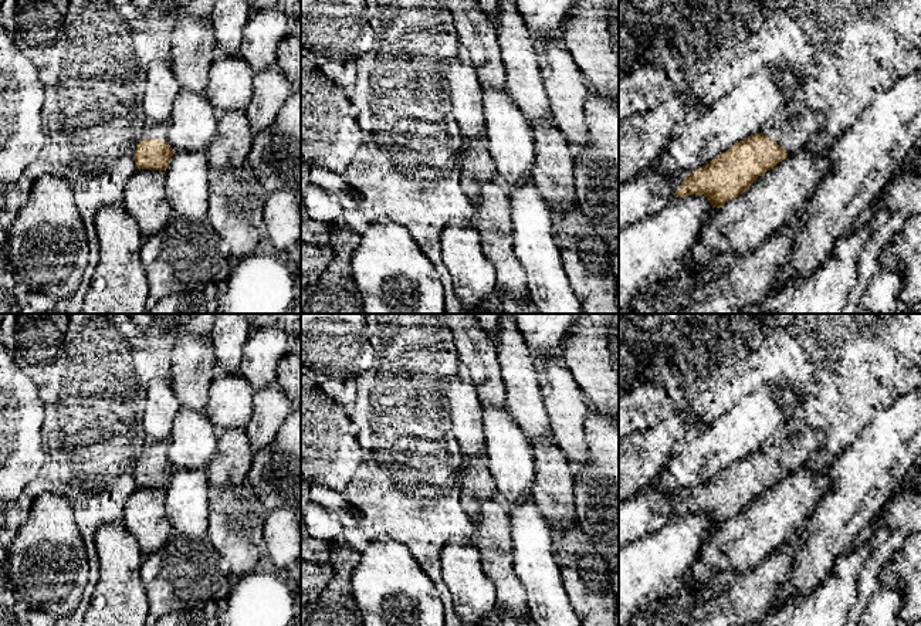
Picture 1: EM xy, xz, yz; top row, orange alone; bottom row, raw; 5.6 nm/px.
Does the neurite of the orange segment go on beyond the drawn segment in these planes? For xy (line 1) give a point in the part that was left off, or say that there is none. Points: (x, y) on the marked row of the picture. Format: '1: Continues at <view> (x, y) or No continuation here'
1: Continues at xy (153, 131)

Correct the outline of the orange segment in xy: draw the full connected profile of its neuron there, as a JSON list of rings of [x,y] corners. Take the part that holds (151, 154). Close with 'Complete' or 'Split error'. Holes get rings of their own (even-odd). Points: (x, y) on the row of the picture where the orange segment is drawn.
[[[169,119],[148,123],[136,145],[133,158],[138,169],[166,170],[175,150],[169,145]]]. Split error

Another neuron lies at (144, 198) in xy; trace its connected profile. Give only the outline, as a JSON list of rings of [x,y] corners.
[[[138,169],[123,190],[122,206],[136,220],[143,240],[162,230],[172,216],[165,183],[166,170]]]

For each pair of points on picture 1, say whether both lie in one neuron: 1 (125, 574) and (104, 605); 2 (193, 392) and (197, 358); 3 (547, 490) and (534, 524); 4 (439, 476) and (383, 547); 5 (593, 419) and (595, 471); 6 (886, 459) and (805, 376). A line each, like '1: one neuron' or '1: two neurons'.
1: one neuron
2: one neuron
3: two neurons
4: two neurons
5: one neuron
6: two neurons

